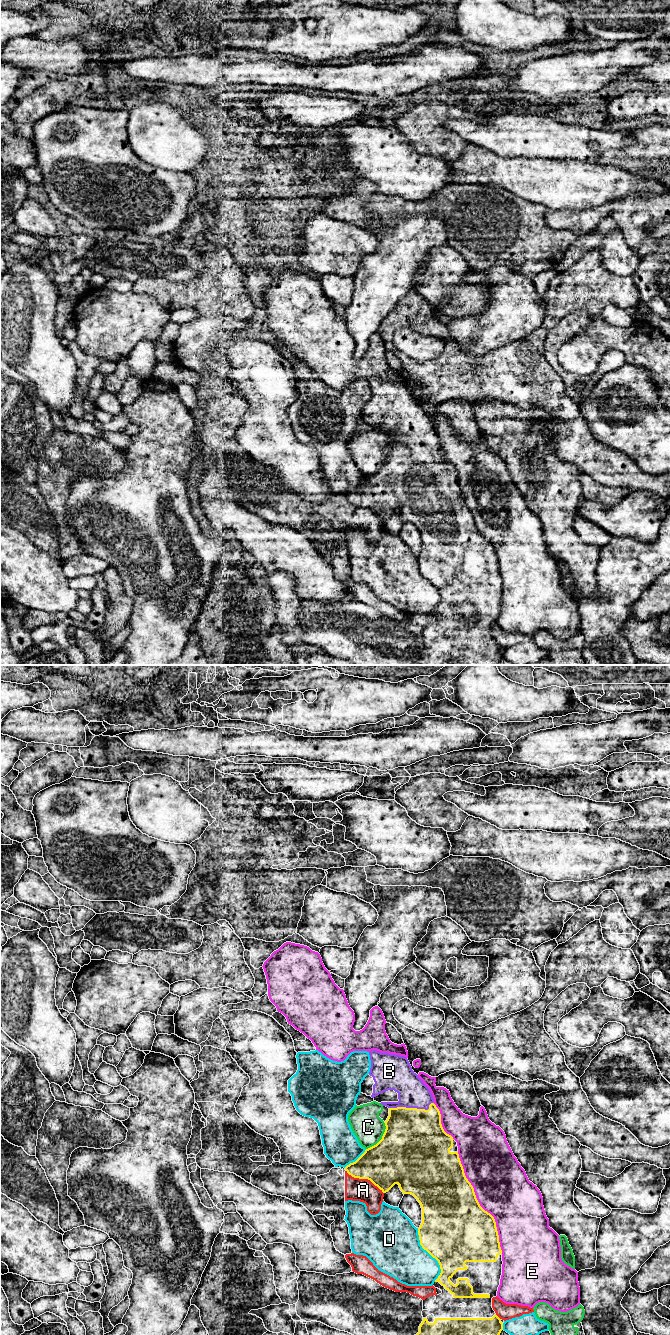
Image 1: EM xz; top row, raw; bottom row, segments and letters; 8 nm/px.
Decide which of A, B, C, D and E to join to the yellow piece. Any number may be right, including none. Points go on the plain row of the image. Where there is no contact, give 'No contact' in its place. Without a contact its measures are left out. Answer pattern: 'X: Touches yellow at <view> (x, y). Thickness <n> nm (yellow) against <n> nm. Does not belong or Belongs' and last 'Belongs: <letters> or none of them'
A: Touches yellow at xz (364, 506). Thickness 360 nm (yellow) against 190 nm. Does not belong
B: Touches yellow at xz (412, 436). Thickness 500 nm (yellow) against 240 nm. Belongs
C: Touches yellow at xz (382, 466). Thickness 500 nm (yellow) against 240 nm. Does not belong
D: Touches yellow at xz (430, 582). Thickness 500 nm (yellow) against 380 nm. Does not belong
E: Touches yellow at xz (478, 531). Thickness 500 nm (yellow) against 440 nm. Does not belong
Belongs: B

